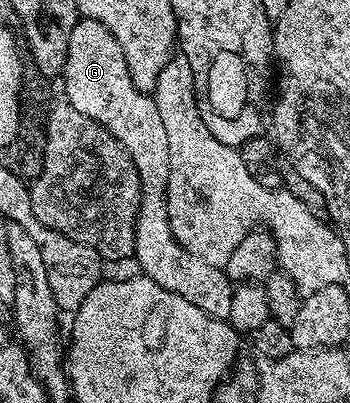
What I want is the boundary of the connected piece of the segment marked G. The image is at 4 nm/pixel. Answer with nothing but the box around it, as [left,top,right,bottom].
[64,17,236,321]

